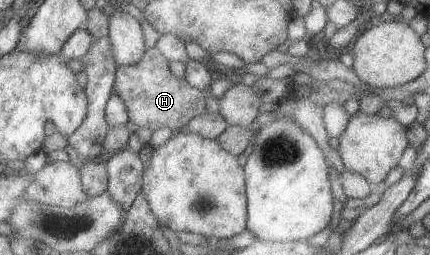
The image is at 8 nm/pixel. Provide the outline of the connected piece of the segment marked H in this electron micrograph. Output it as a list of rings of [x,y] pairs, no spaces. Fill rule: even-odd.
[[[156,46],[149,49],[144,60],[138,64],[119,66],[115,90],[126,101],[134,124],[155,132],[169,126],[177,133],[188,129],[196,117],[221,112],[222,98],[214,96],[211,87],[202,90],[194,86],[187,78],[180,78],[169,68],[169,63],[169,58]]]

